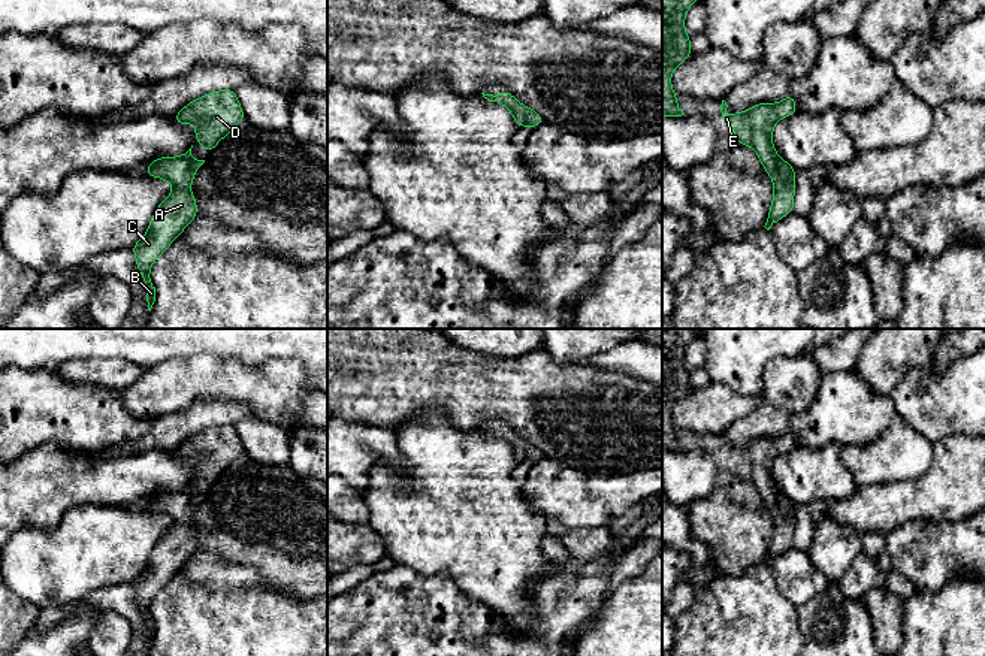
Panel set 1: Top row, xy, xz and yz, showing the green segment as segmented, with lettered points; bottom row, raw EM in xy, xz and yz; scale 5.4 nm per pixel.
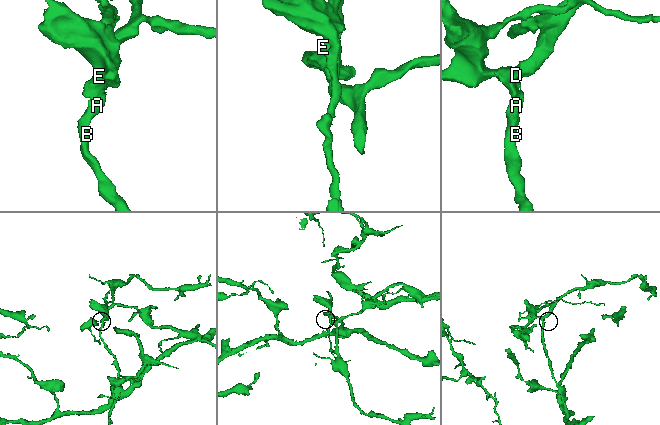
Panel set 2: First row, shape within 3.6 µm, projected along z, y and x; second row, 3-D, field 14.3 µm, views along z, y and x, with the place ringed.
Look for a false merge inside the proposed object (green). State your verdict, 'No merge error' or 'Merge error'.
No merge error

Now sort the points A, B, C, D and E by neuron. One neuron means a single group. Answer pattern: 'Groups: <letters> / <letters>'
Groups: A B C D E

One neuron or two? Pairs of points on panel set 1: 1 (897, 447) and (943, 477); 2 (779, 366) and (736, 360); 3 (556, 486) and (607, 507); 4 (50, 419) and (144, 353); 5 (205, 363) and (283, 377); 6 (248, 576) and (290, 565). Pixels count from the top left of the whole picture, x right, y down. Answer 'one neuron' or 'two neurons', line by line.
1: two neurons
2: two neurons
3: one neuron
4: two neurons
5: one neuron
6: two neurons

